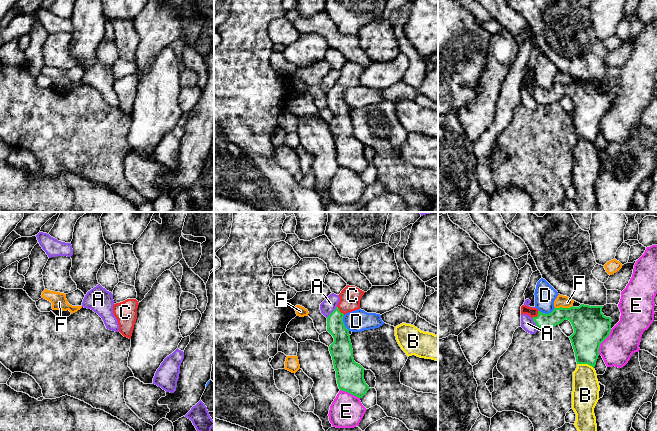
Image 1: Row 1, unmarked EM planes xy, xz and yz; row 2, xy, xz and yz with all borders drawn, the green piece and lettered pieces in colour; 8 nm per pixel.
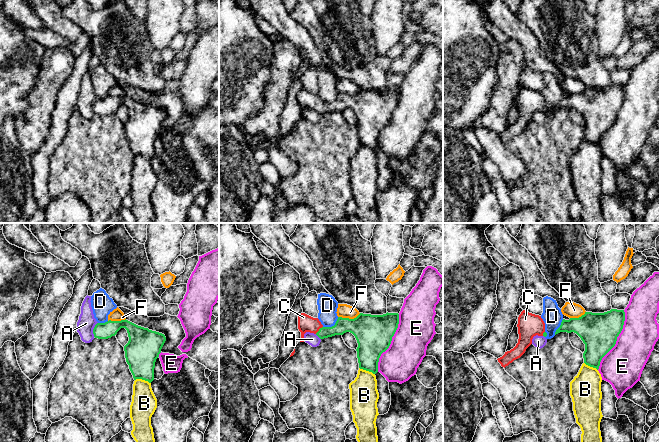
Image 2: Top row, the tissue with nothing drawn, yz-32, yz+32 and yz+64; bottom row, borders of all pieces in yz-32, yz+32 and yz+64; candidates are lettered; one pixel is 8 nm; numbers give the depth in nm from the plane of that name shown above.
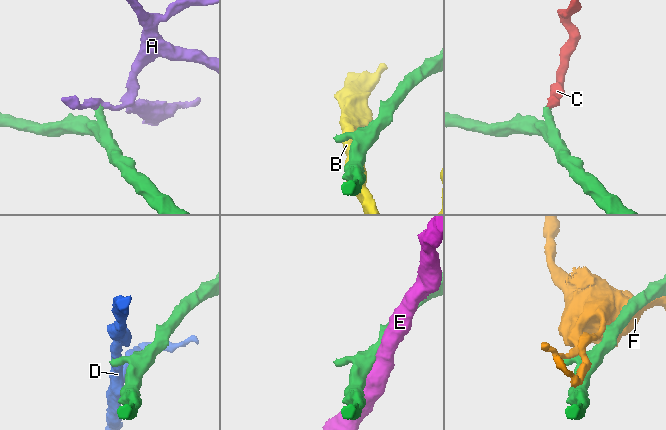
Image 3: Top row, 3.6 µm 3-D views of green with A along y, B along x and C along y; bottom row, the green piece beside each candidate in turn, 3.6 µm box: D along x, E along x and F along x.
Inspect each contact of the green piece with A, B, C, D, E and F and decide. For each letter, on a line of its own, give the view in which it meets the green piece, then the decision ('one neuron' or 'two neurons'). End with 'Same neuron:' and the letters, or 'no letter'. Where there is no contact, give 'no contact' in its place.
A: contact in xz; two neurons
B: contact in yz; two neurons
C: contact in yz; one neuron
D: contact in yz; two neurons
E: contact in yz; two neurons
F: contact in yz; two neurons
Same neuron: C

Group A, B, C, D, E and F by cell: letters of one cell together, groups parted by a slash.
A / B / C / D / E / F

